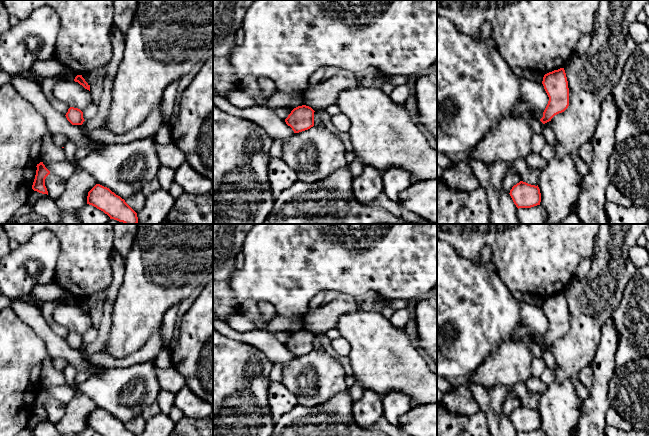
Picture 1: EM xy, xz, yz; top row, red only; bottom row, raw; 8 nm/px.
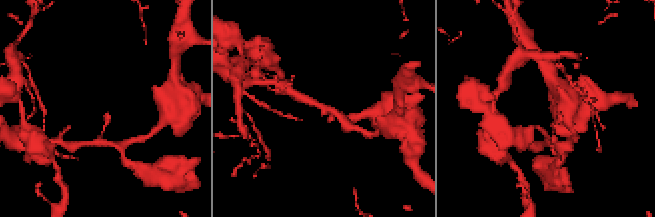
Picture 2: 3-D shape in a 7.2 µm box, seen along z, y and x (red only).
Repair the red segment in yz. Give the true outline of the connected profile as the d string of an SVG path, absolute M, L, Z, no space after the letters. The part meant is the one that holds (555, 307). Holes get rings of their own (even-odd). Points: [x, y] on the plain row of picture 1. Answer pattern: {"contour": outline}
{"contour": "M564 292L545 298L542 308L549 321L543 341L540 343L545 348L569 330L569 312Z"}

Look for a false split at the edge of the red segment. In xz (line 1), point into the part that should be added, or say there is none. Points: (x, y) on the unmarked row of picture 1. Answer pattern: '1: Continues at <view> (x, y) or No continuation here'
1: No continuation here

